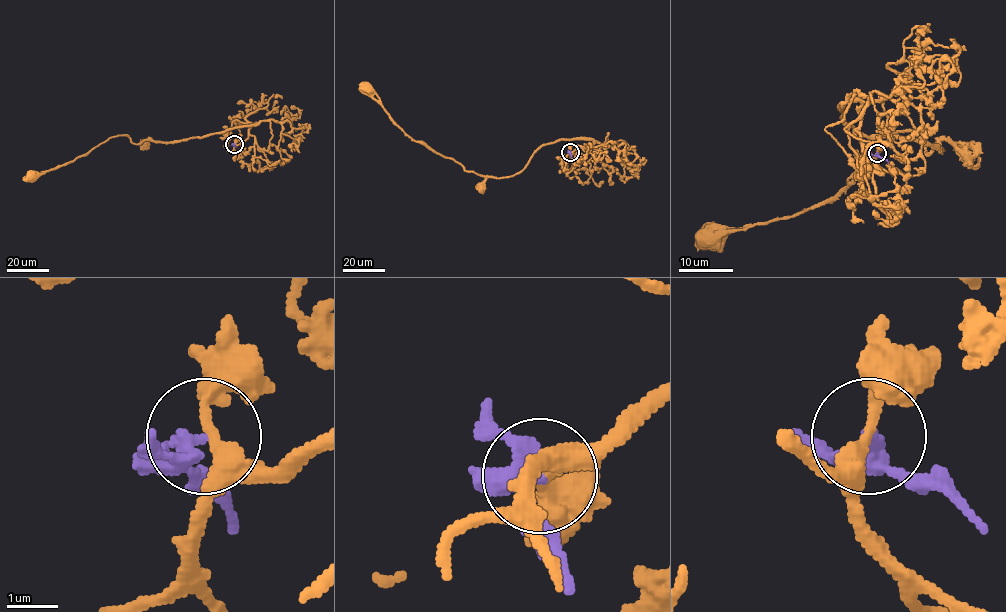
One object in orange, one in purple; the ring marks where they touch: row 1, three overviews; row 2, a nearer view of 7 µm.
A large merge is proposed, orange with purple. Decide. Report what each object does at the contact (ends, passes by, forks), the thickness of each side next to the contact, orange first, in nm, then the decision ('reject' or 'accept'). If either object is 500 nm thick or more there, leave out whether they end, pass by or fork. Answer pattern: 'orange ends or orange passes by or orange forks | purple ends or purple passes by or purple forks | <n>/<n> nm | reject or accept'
orange passes by | purple forks | 280/240 nm | reject

